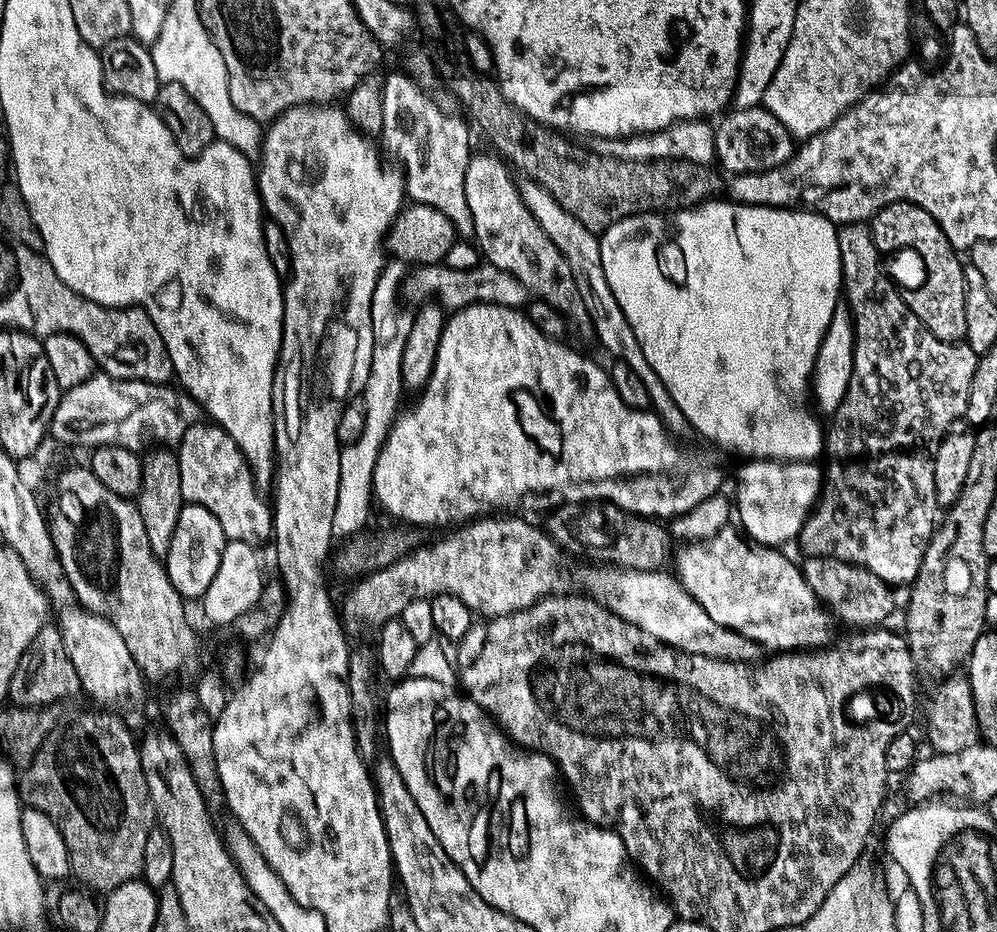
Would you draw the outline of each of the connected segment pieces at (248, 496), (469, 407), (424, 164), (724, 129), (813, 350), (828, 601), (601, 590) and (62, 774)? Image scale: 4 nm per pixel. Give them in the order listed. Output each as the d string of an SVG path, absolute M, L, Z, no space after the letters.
M201 422L190 426L181 438L176 452L178 470L182 474L182 494L185 501L198 506L206 506L214 518L218 518L218 526L222 526L228 540L246 542L253 546L261 546L273 539L272 510L269 501L263 500L252 477L250 466L242 454L242 450L226 434L224 428L211 422Z
M471 304L460 311L453 311L447 317L442 330L442 342L438 346L438 358L434 362L432 376L428 385L415 397L416 405L407 412L401 411L396 422L388 432L386 442L380 448L378 462L372 475L372 495L375 503L380 504L393 516L393 521L403 522L408 526L420 524L448 524L459 526L481 514L493 510L516 510L520 500L532 508L553 510L561 504L581 504L585 502L607 502L624 508L627 512L649 518L671 518L680 516L686 510L698 506L706 498L717 495L721 491L720 483L724 480L724 468L720 460L712 452L687 452L676 449L673 437L664 427L655 412L651 410L634 410L618 398L618 390L614 390L612 379L607 371L599 368L592 360L587 360L580 352L567 348L567 343L550 340L530 322L523 311L496 304Z
M407 71L392 72L388 77L385 75L382 81L382 130L378 136L381 141L384 140L383 151L387 155L389 152L397 160L393 161L402 166L407 199L414 204L425 204L442 210L442 214L454 222L457 237L471 237L474 222L470 218L470 205L466 203L466 166L474 155L474 149L468 141L469 121L459 111L447 112L431 96L433 93L414 80Z
M763 106L755 108L733 107L731 111L725 111L719 117L719 120L721 119L720 125L717 123L714 128L716 133L714 138L715 163L725 173L727 173L726 171L728 174L765 172L771 168L782 166L792 157L794 151L792 133L788 132L786 126L782 126L782 122L778 122L778 118L774 118L774 114L770 114L767 108Z
M720 198L697 204L694 208L681 208L671 214L627 216L620 220L599 237L602 268L610 290L618 300L618 306L622 306L622 314L626 314L626 322L634 326L634 334L638 337L638 346L642 346L642 354L646 354L646 362L654 366L654 374L662 378L662 386L670 390L670 398L678 402L678 410L686 414L689 425L693 429L697 428L710 443L717 444L712 445L717 449L725 448L728 452L737 452L740 456L749 456L752 459L749 464L741 466L740 473L736 476L734 508L738 513L738 520L740 516L738 524L751 539L776 546L781 543L779 540L795 541L799 537L822 487L821 465L811 464L808 460L816 460L819 456L821 459L826 448L826 432L822 424L820 428L816 421L817 413L811 407L808 409L807 404L810 404L810 381L816 367L816 355L842 296L837 225L811 210L759 208L729 202L724 198L718 199Z
M810 556L803 561L802 571L810 590L837 621L853 624L856 630L871 630L883 625L892 612L893 589L878 574L870 574L857 564L833 556Z
M592 566L584 576L583 591L593 600L618 614L626 622L646 630L654 638L680 652L702 654L719 660L739 660L756 662L761 659L761 645L740 632L730 630L726 626L718 626L687 590L680 585L675 575L667 571L639 572L611 566Z
M107 710L95 711L84 712L69 724L68 721L61 723L49 734L23 769L18 791L27 807L46 814L46 818L58 826L70 854L71 875L77 876L87 889L97 888L100 894L107 894L122 886L122 882L130 882L143 873L142 854L146 850L146 838L150 838L154 827L154 813L133 729Z

